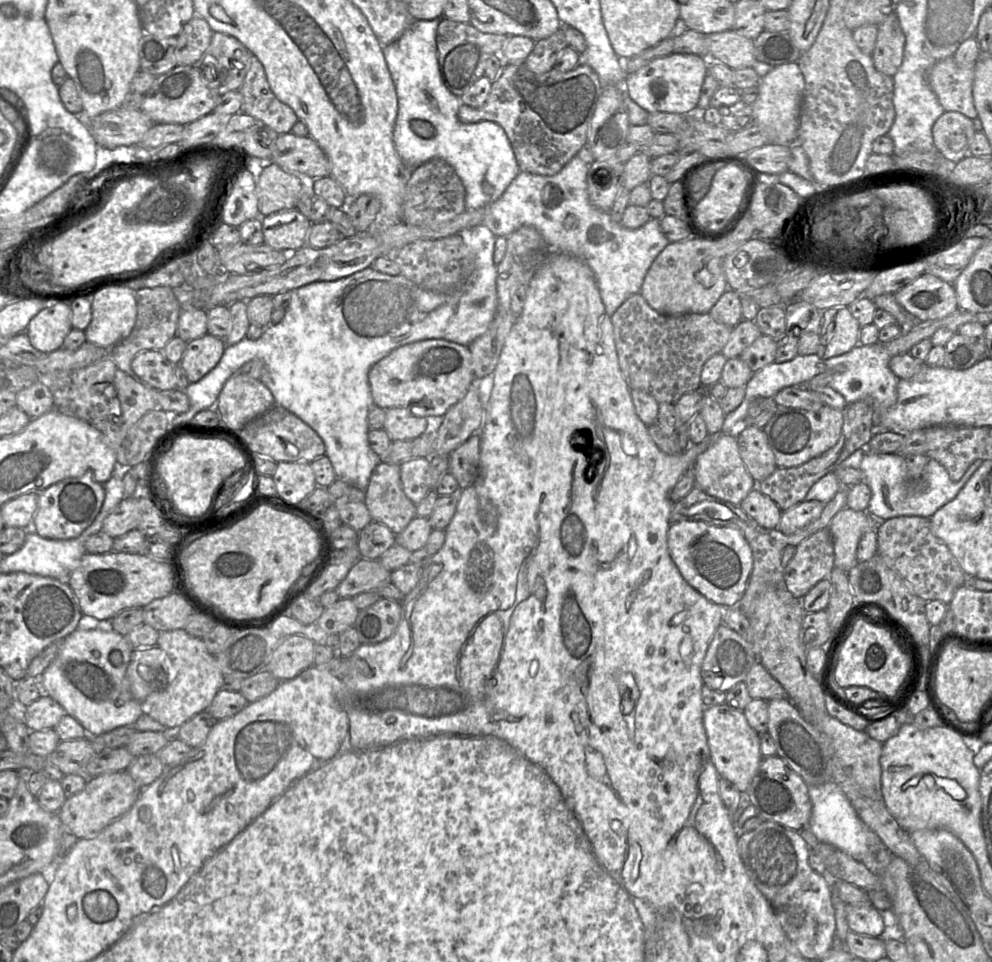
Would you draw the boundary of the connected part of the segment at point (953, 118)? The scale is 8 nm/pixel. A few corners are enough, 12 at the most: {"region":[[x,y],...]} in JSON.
{"region":[[945,111],[932,127],[937,150],[955,163],[970,155],[973,120]]}

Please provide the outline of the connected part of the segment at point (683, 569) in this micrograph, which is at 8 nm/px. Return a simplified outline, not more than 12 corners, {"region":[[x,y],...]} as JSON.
{"region":[[669,527],[680,574],[715,604],[737,606],[753,569],[740,529]]}

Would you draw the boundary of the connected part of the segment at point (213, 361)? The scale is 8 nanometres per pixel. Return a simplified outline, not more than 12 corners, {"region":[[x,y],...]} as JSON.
{"region":[[205,334],[187,342],[179,365],[189,383],[214,369],[227,347]]}

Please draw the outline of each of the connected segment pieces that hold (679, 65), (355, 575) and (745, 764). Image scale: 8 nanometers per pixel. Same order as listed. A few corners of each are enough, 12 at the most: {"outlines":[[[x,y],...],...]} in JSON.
{"outlines":[[[672,53],[623,87],[649,113],[696,114],[707,58]],[[359,558],[335,589],[340,598],[391,583],[379,560]],[[705,707],[720,778],[745,792],[764,758],[743,711]]]}

